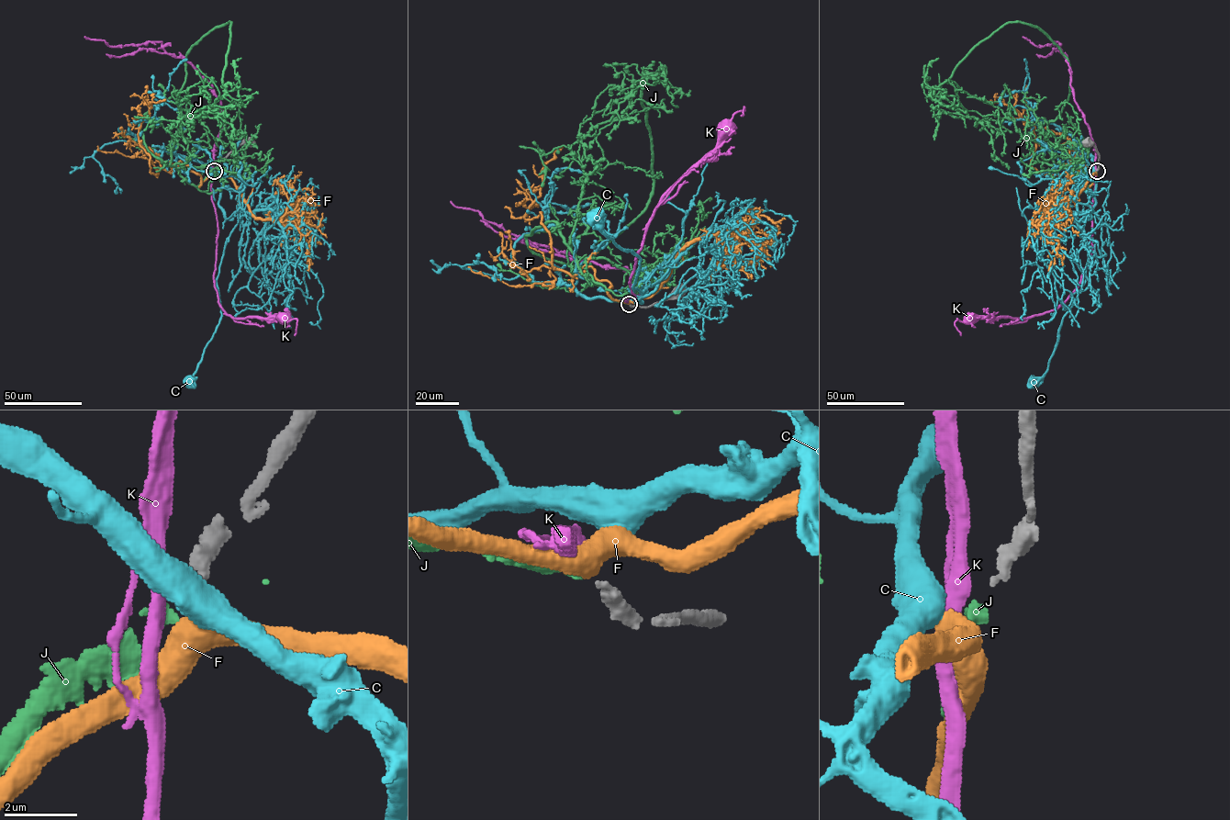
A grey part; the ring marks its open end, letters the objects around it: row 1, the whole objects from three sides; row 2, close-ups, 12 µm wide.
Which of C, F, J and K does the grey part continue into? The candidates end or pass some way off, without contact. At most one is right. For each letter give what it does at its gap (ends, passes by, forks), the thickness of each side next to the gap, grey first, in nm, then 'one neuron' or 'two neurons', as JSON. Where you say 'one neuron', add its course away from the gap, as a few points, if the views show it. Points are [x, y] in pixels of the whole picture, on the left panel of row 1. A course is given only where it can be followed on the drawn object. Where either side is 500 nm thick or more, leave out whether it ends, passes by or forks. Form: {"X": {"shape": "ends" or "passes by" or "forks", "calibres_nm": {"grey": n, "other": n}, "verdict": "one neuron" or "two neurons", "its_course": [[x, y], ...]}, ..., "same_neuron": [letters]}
{"C": {"calibres_nm": {"grey": 280, "other": 700}, "verdict": "two neurons"}, "F": {"calibres_nm": {"grey": 280, "other": 550}, "verdict": "two neurons"}, "J": {"shape": "ends", "calibres_nm": {"grey": 280, "other": 400}, "verdict": "one neuron", "its_course": [[213, 172], [197, 186], [190, 185], [147, 148], [139, 121], [181, 88], [189, 49], [229, 22], [229, 33]]}, "K": {"shape": "passes by", "calibres_nm": {"grey": 280, "other": 400}, "verdict": "two neurons"}, "same_neuron": ["J"]}

